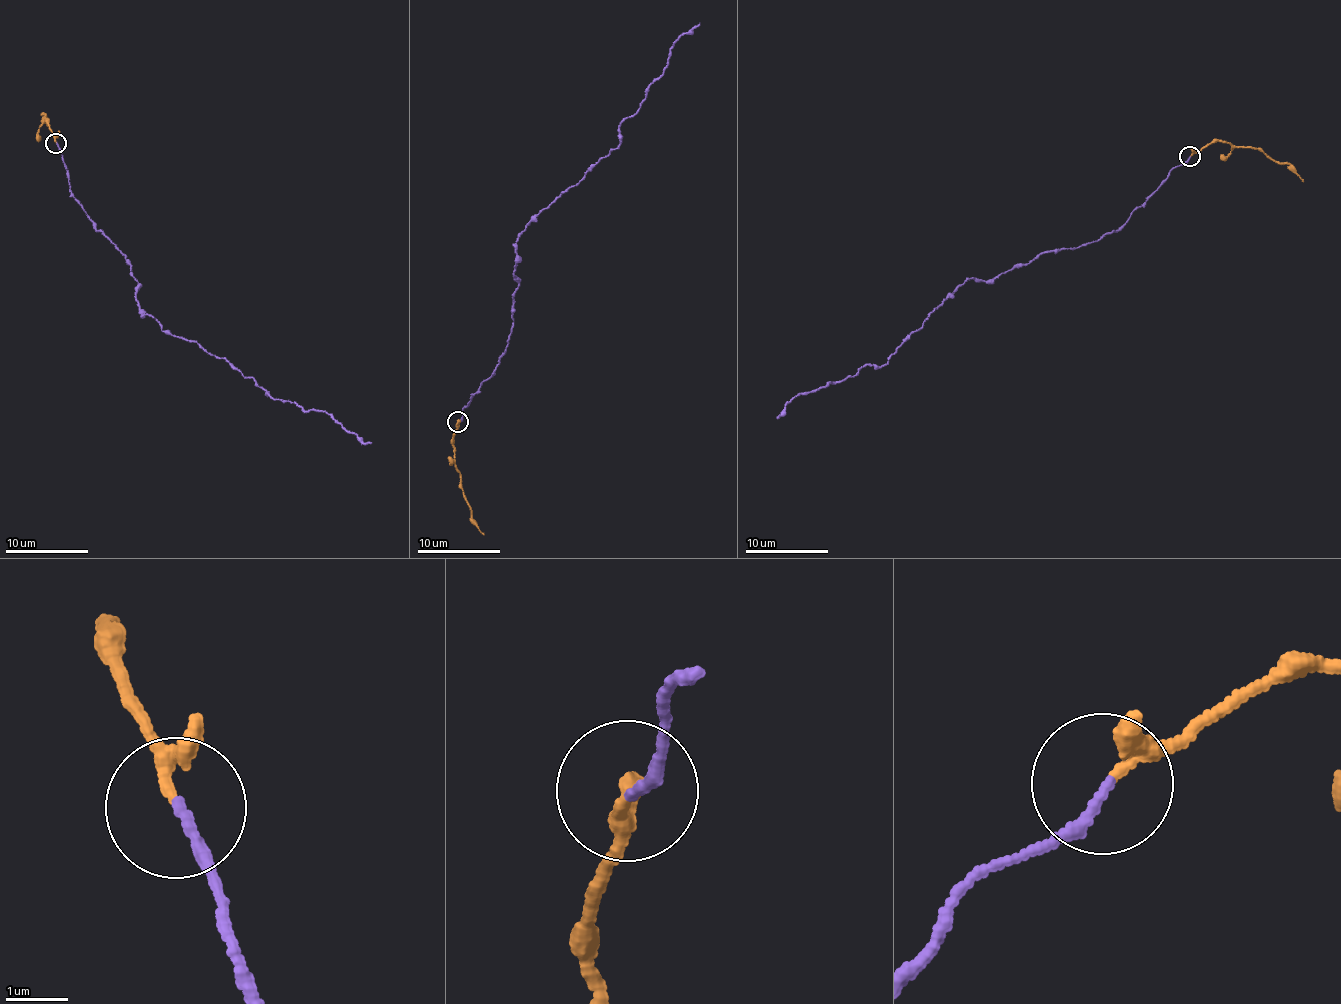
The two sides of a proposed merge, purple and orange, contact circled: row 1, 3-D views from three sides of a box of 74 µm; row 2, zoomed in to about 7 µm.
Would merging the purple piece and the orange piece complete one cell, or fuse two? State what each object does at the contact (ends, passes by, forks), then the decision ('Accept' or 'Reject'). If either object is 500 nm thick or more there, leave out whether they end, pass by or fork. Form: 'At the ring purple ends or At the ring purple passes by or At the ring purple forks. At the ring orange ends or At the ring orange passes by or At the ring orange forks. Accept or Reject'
At the ring purple ends. At the ring orange passes by. Accept

